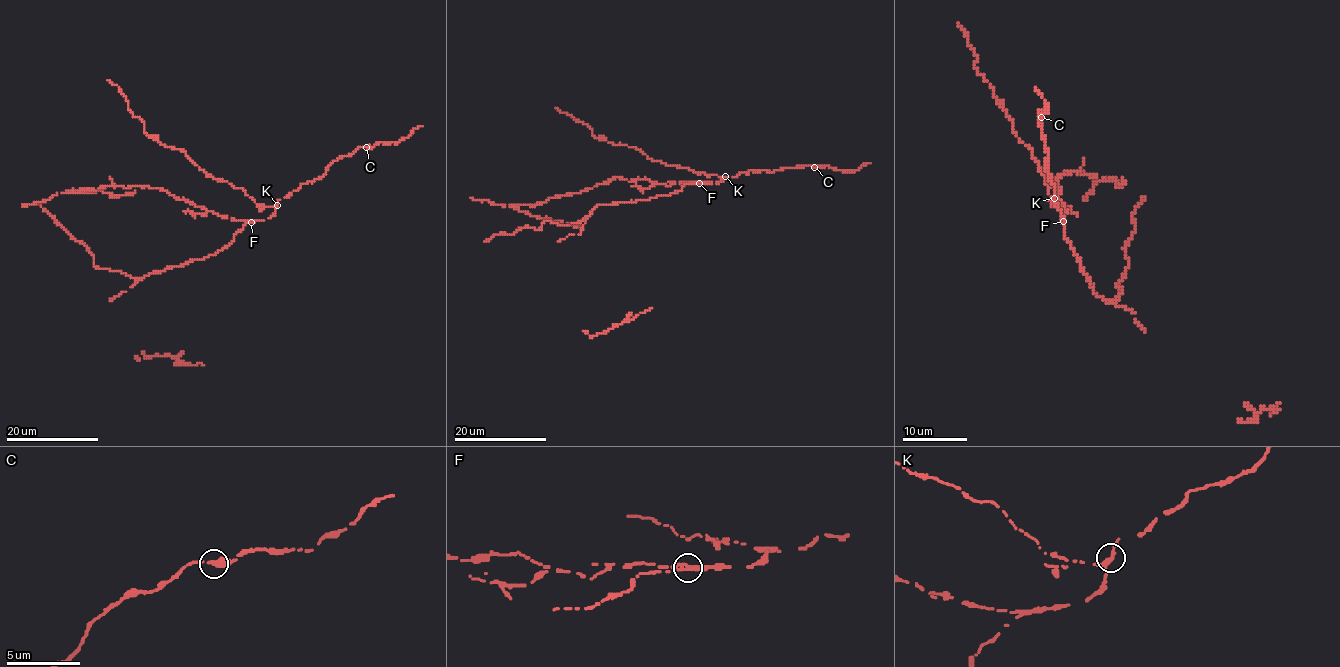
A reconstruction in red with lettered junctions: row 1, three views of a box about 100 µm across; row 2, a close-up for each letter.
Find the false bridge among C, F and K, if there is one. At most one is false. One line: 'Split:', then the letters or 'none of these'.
Split: F

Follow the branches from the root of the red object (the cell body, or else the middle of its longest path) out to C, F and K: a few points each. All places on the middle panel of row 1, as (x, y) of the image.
C: (670, 195), (685, 184), (719, 182), (724, 177), (734, 177), (750, 170), (814, 167)
F: (670, 195), (685, 184), (698, 183)
K: (670, 195), (685, 184), (719, 182), (725, 176)

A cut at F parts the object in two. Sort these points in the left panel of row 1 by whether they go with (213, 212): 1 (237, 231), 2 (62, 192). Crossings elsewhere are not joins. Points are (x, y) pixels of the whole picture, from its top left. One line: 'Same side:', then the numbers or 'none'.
Same side: 2

